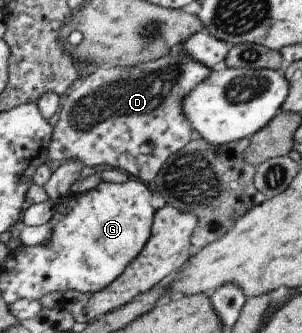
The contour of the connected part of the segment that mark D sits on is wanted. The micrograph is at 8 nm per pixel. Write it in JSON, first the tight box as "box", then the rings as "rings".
{"box":[48,45,210,185],"rings":[[[181,45],[180,47],[174,46],[164,56],[152,60],[151,62],[126,67],[116,66],[106,69],[96,68],[93,73],[87,74],[87,77],[84,77],[73,85],[72,91],[61,98],[59,108],[56,111],[58,121],[56,121],[56,124],[52,128],[53,132],[51,133],[51,140],[48,146],[49,164],[51,165],[54,163],[53,161],[76,160],[77,162],[80,162],[82,166],[88,165],[98,167],[98,165],[108,165],[108,167],[113,167],[116,170],[125,173],[130,178],[136,178],[143,184],[150,185],[150,182],[154,179],[154,176],[158,173],[158,170],[162,167],[164,161],[166,161],[166,159],[168,159],[168,157],[170,157],[177,149],[186,145],[190,139],[193,139],[193,130],[184,119],[181,112],[181,101],[190,89],[208,75],[210,69],[210,66],[206,67],[206,64],[202,64],[200,61],[187,56],[181,49]]]}

